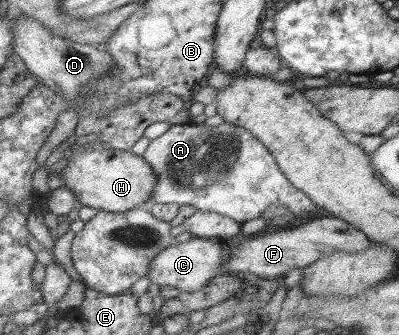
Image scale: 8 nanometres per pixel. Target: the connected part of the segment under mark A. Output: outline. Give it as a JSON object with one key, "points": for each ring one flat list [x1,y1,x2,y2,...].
{"points":[[184,123,175,124,158,138,151,139,147,149,140,155,155,175,155,191,149,200,140,207,145,210,154,204,175,203,193,206,197,211,216,212,232,218,235,222,243,223,251,218,260,216,260,212,270,206,283,206,290,213,307,216,315,211,313,202,307,199,303,192,296,190,275,165,273,156,243,128,223,123,209,127,205,124]]}

